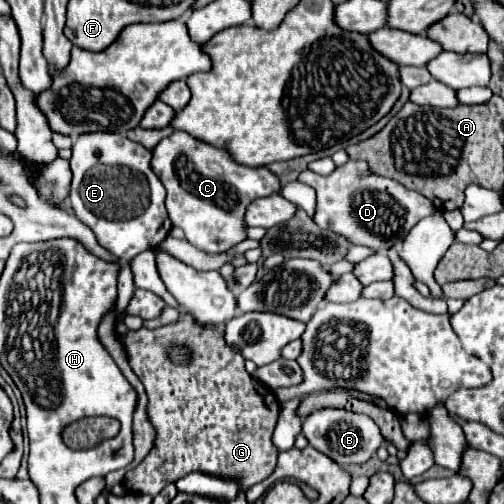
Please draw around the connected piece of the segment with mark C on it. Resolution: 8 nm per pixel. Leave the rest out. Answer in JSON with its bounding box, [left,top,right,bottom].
[151,131,281,253]

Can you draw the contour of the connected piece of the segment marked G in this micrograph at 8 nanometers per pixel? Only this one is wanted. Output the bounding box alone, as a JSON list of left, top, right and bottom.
[121,313,279,495]

